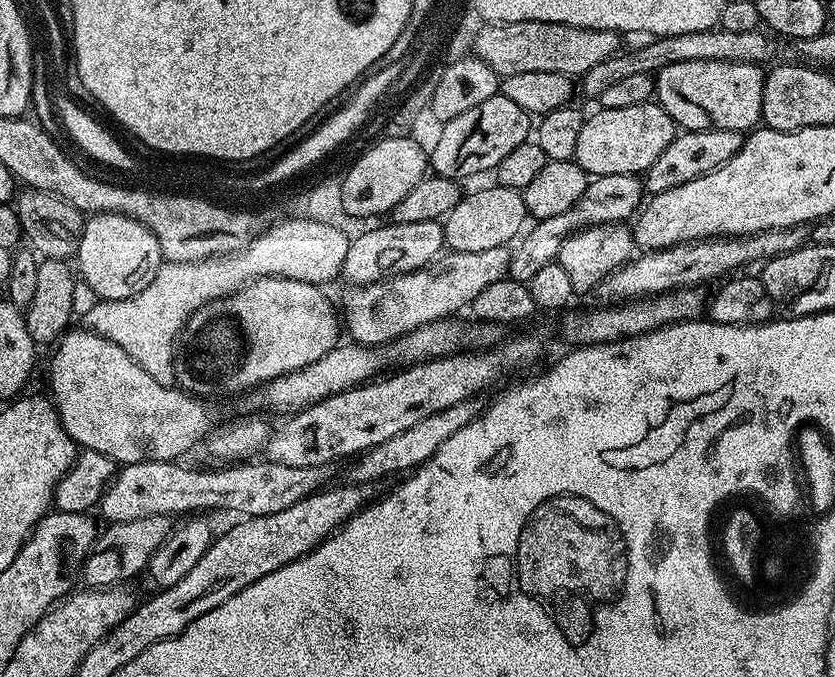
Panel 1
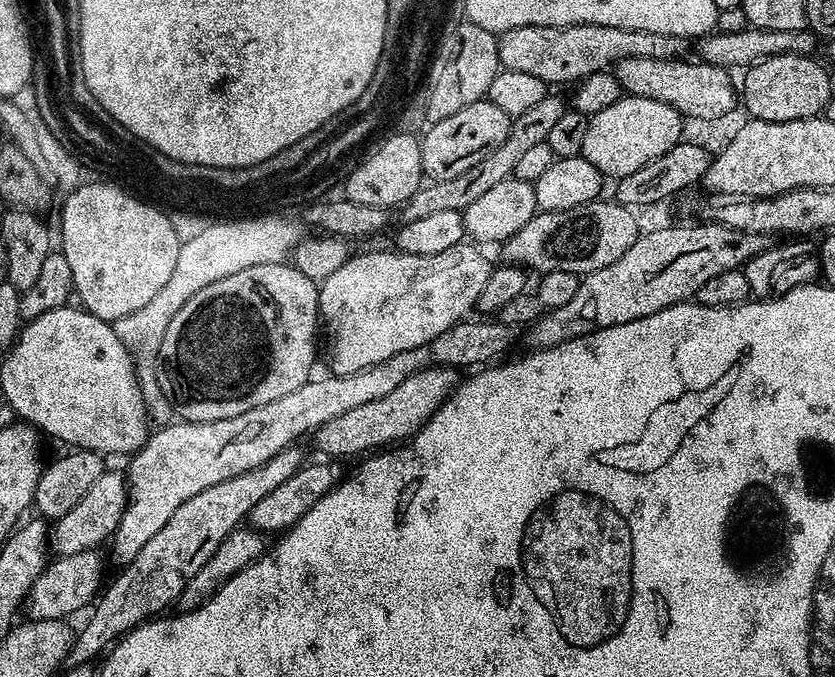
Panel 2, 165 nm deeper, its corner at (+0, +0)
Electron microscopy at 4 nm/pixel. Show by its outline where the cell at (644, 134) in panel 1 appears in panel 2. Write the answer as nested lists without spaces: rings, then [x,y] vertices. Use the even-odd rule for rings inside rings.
[[[624,94],[618,102],[614,102],[614,106],[606,106],[606,110],[598,110],[598,114],[588,117],[586,138],[582,142],[580,155],[605,178],[634,174],[634,170],[642,170],[642,166],[654,162],[654,158],[662,158],[666,150],[681,143],[684,124],[685,117],[674,110],[674,106],[654,102],[654,98]]]

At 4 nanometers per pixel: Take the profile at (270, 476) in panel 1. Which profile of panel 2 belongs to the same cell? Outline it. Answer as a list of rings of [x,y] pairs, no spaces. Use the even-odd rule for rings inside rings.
[[[105,470],[102,478],[94,481],[94,486],[86,490],[85,496],[74,506],[74,510],[69,510],[62,514],[60,520],[55,521],[50,528],[50,548],[56,556],[70,556],[72,554],[82,554],[99,549],[100,543],[107,541],[118,530],[118,522],[122,522],[122,514],[128,505],[128,477],[123,471],[112,472]]]

